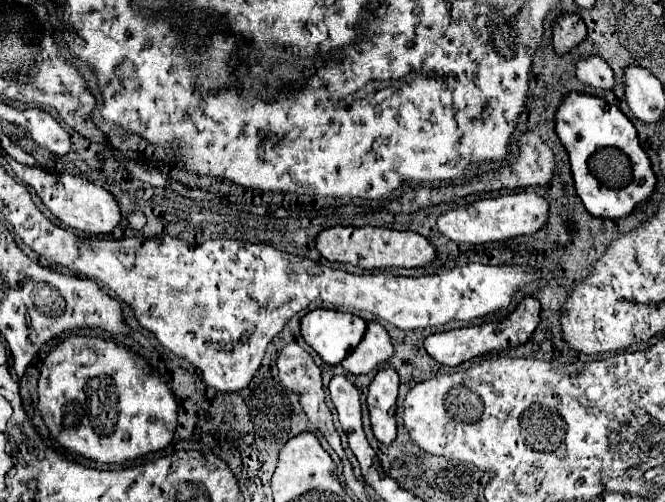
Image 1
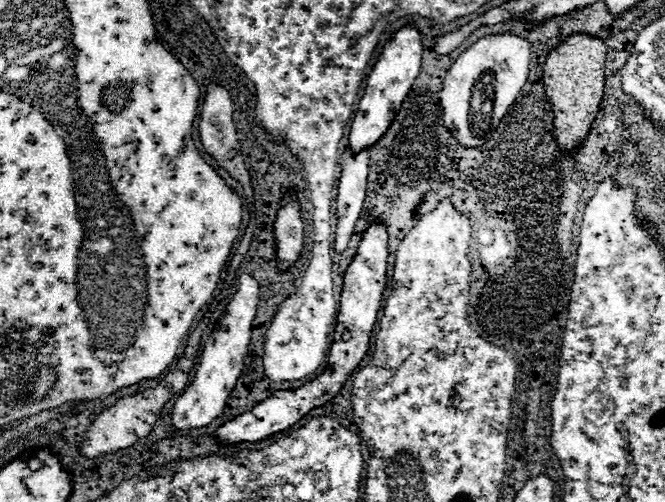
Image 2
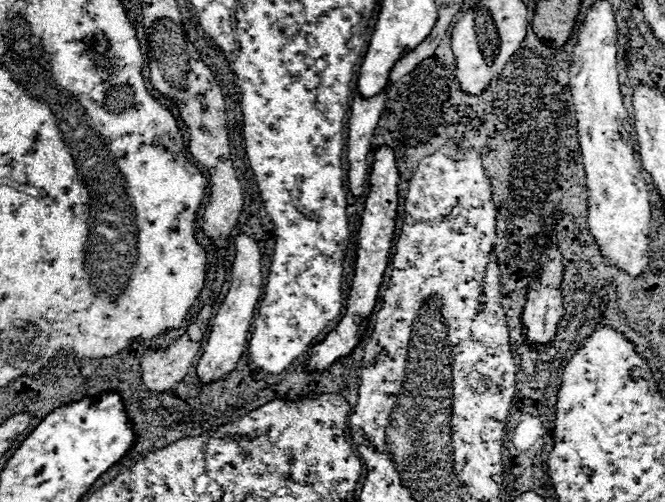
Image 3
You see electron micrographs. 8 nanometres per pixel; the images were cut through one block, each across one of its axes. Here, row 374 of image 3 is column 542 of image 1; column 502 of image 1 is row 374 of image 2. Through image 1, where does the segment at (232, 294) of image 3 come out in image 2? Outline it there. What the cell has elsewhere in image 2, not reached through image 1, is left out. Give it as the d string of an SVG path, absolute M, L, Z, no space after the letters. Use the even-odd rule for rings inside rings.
M242 272L238 278L238 290L232 296L232 302L226 306L226 312L224 312L218 328L212 332L210 340L206 342L206 348L202 352L200 364L196 370L196 378L174 404L172 424L176 428L186 430L186 428L206 426L222 414L226 400L228 400L230 392L234 390L234 386L242 374L242 368L244 368L244 358L246 358L248 344L250 344L252 320L254 320L256 308L258 308L258 294L260 294L258 282L250 274Z

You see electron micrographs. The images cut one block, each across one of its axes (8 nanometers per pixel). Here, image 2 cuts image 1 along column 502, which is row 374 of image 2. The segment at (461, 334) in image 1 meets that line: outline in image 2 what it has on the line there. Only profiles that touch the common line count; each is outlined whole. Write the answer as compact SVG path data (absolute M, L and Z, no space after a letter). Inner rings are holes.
M372 222L362 236L362 242L358 246L358 252L354 260L350 262L346 274L344 274L344 288L340 296L340 310L338 310L338 324L334 330L334 340L330 348L330 360L320 376L316 376L312 382L306 382L304 386L296 390L278 390L270 398L262 400L258 406L254 406L250 412L242 414L240 418L234 418L220 426L216 430L216 438L224 444L236 444L236 442L258 442L266 436L272 436L280 430L286 430L294 422L298 422L304 414L308 414L312 408L322 406L326 398L334 398L344 382L350 378L354 368L360 364L360 360L366 356L370 346L370 334L376 324L376 316L382 304L382 292L386 286L386 268L388 268L388 232L382 222Z

